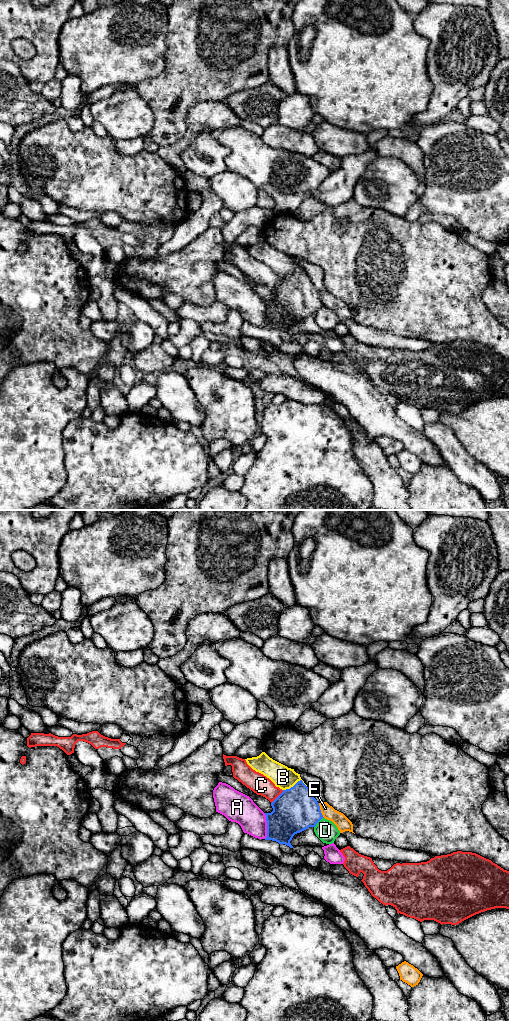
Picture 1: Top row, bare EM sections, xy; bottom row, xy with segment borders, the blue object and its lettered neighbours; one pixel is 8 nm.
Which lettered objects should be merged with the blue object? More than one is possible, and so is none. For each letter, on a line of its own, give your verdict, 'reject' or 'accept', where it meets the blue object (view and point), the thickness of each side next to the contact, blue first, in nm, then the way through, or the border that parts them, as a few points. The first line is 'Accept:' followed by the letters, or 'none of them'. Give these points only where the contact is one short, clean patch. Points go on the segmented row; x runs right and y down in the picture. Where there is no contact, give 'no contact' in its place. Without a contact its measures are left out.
Accept: none of them
A: reject; contact xy (267, 826); calibres 340 and 220 nm; border xy (264, 813), (266, 821), (265, 838)
B: reject; contact xy (295, 784); calibres 360 and 180 nm
C: reject; contact xy (277, 797); calibres 360 and 160 nm
D: reject; contact xy (318, 821); calibres 360 and 170 nm
E: reject; contact xy (320, 810); calibres 360 and 120 nm

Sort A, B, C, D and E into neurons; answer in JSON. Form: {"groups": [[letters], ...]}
{"groups": [["A"], ["B"], ["C"], ["D"], ["E"]]}

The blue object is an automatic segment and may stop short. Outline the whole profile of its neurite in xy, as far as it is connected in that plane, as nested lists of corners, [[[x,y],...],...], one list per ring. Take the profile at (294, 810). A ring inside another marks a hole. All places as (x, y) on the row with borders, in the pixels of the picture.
[[[302,780],[298,781],[290,789],[283,792],[271,803],[273,811],[265,813],[267,821],[267,837],[265,840],[278,842],[280,845],[285,844],[293,848],[290,841],[293,836],[309,827],[315,827],[316,824],[324,818],[319,803],[311,794],[309,788]]]

